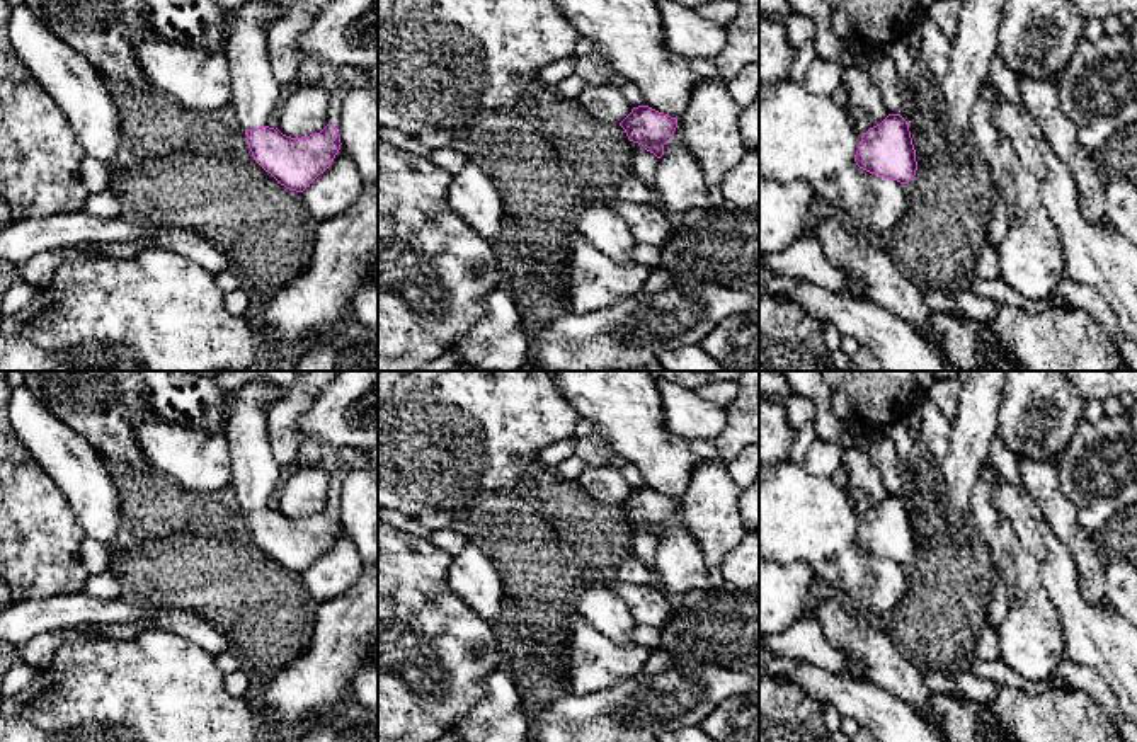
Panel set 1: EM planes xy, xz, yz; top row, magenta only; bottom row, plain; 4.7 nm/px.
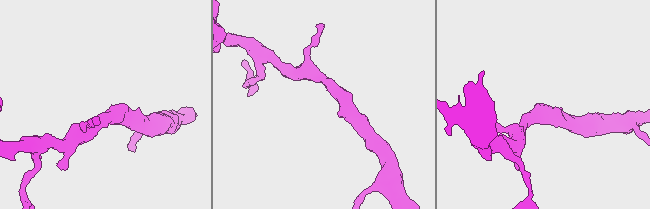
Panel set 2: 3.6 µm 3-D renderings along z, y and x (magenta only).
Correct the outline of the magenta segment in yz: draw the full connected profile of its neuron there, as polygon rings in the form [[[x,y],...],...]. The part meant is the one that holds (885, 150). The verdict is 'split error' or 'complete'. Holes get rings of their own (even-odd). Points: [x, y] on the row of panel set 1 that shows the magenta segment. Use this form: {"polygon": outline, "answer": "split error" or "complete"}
{"polygon": [[[888,114],[863,133],[854,162],[870,174],[907,184],[917,170],[907,121],[900,114]]], "answer": "complete"}

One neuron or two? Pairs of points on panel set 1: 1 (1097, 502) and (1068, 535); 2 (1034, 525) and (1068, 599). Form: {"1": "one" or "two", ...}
{"1": "two", "2": "one"}

